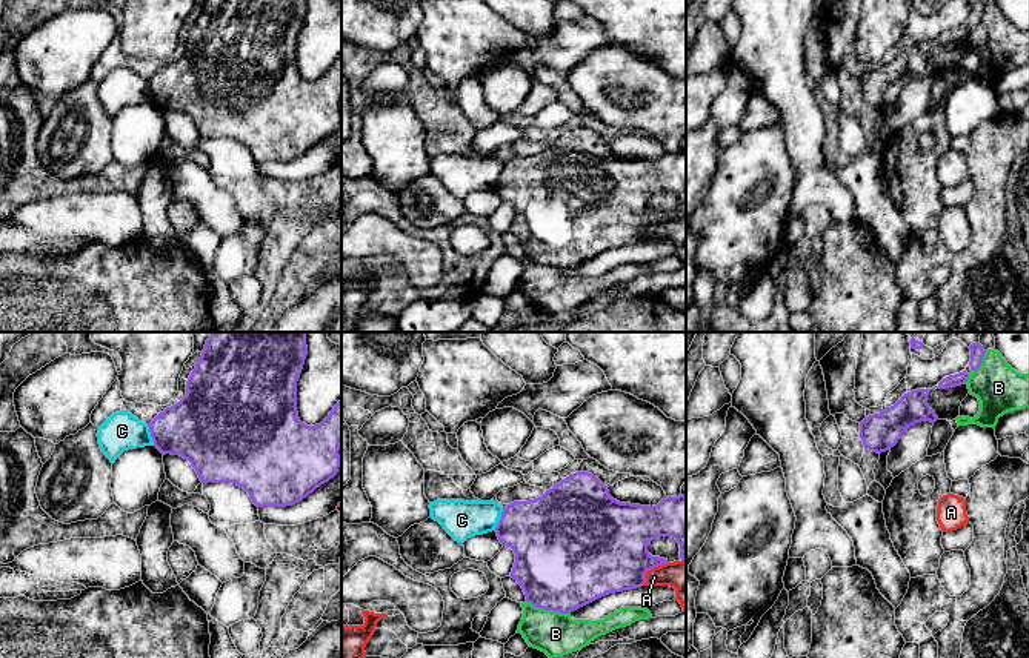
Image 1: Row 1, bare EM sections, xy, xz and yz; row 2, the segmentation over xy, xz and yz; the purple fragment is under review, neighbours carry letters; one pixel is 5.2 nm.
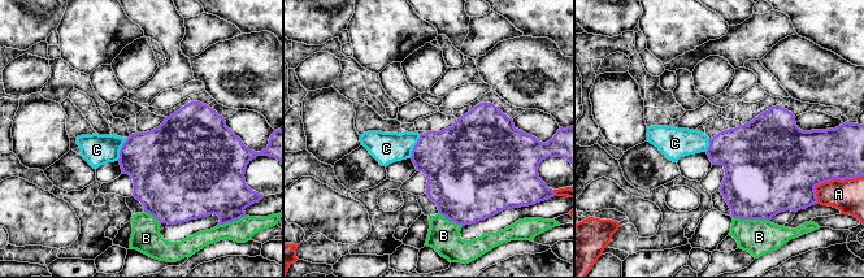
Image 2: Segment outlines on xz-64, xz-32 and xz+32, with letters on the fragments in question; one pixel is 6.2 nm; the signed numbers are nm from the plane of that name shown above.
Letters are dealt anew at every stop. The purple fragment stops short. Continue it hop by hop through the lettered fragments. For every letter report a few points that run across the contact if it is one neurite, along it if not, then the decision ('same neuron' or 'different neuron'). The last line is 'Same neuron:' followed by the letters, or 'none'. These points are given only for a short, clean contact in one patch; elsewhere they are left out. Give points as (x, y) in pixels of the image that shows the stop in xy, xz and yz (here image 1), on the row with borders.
A: different neuron
B: different neuron
C: line xz (503, 508), (494, 529); different neuron
Same neuron: none

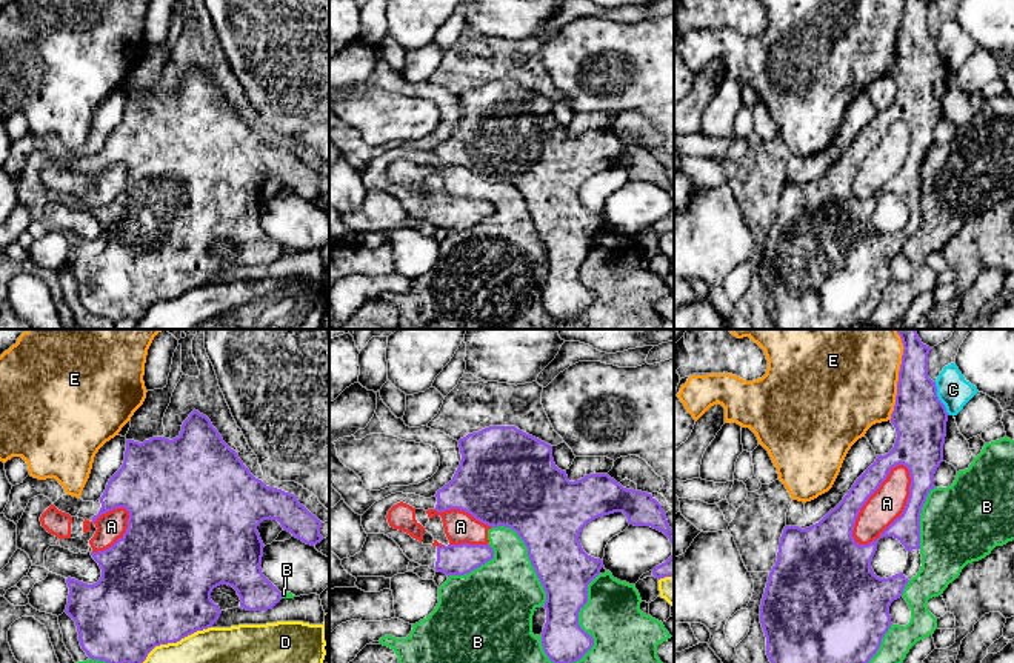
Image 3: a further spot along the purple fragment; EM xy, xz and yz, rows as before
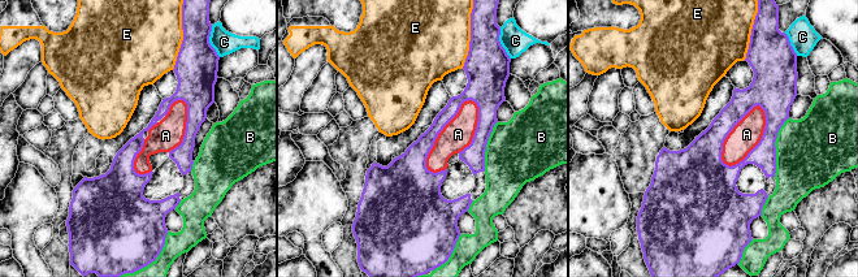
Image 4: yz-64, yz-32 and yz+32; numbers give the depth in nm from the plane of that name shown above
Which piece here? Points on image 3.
A: different neuron
B: different neuron
C: different neuron
D: different neuron
E: different neuron
Same neuron: none

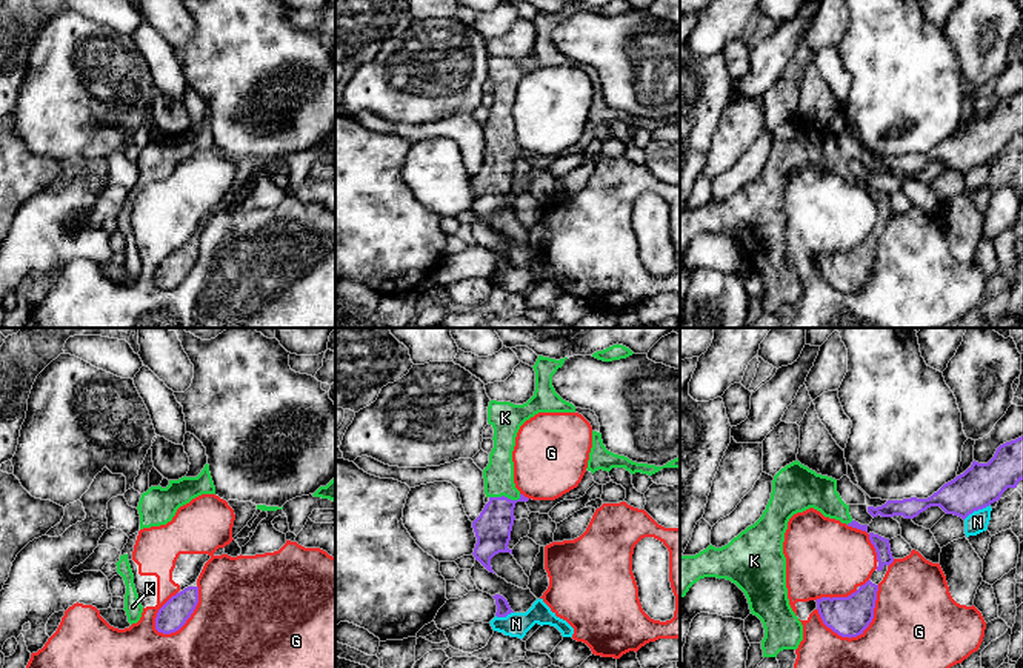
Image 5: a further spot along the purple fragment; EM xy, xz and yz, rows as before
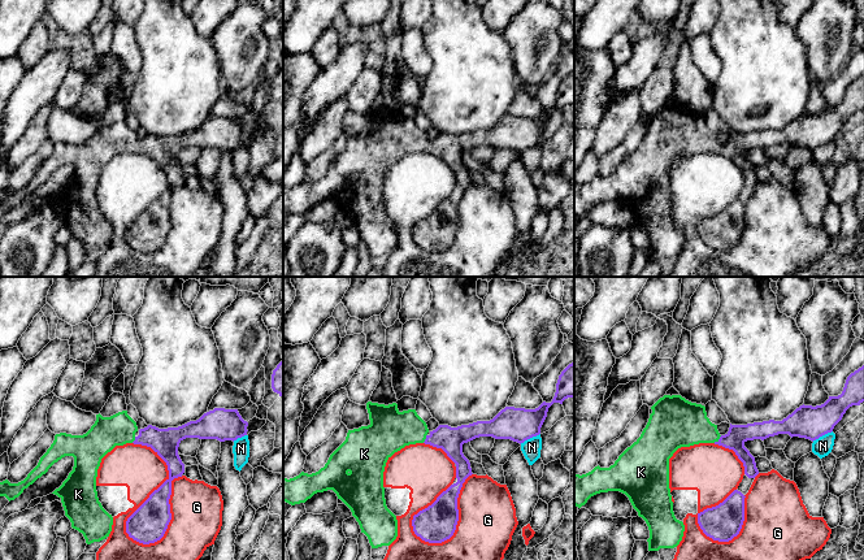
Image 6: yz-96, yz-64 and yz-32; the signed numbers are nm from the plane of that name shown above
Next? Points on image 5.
G: different neuron
K: line xz (493, 528), (505, 497), (499, 487), (499, 474); same neuron
N: line yz (989, 504), (974, 510), (963, 519); different neuron
Same neuron: K

